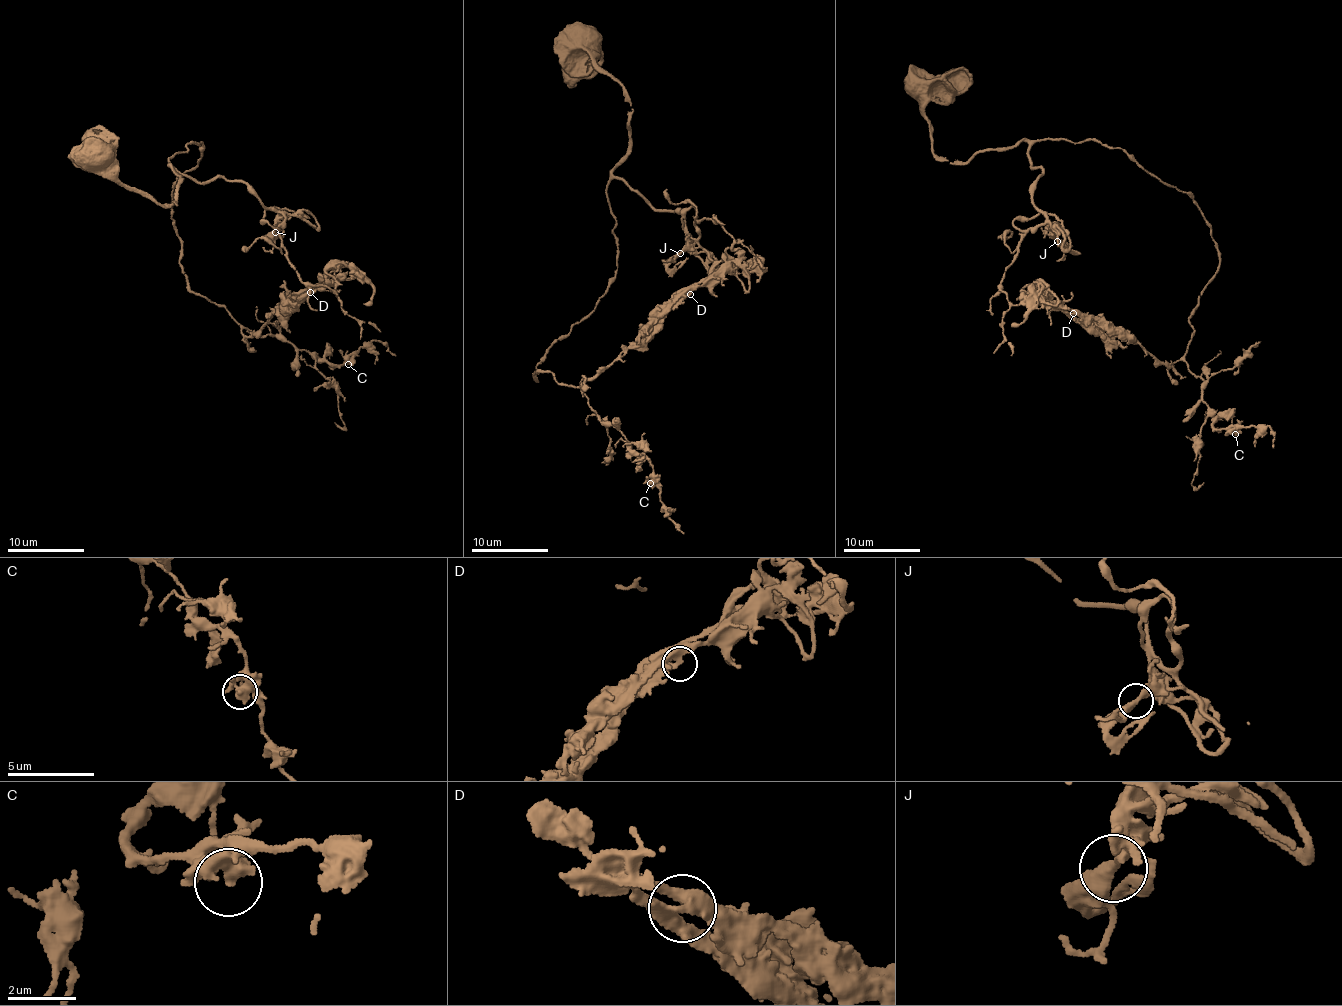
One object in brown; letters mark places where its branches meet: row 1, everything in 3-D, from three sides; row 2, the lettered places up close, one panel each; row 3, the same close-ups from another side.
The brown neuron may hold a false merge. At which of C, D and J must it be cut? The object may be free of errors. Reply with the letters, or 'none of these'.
none of these

